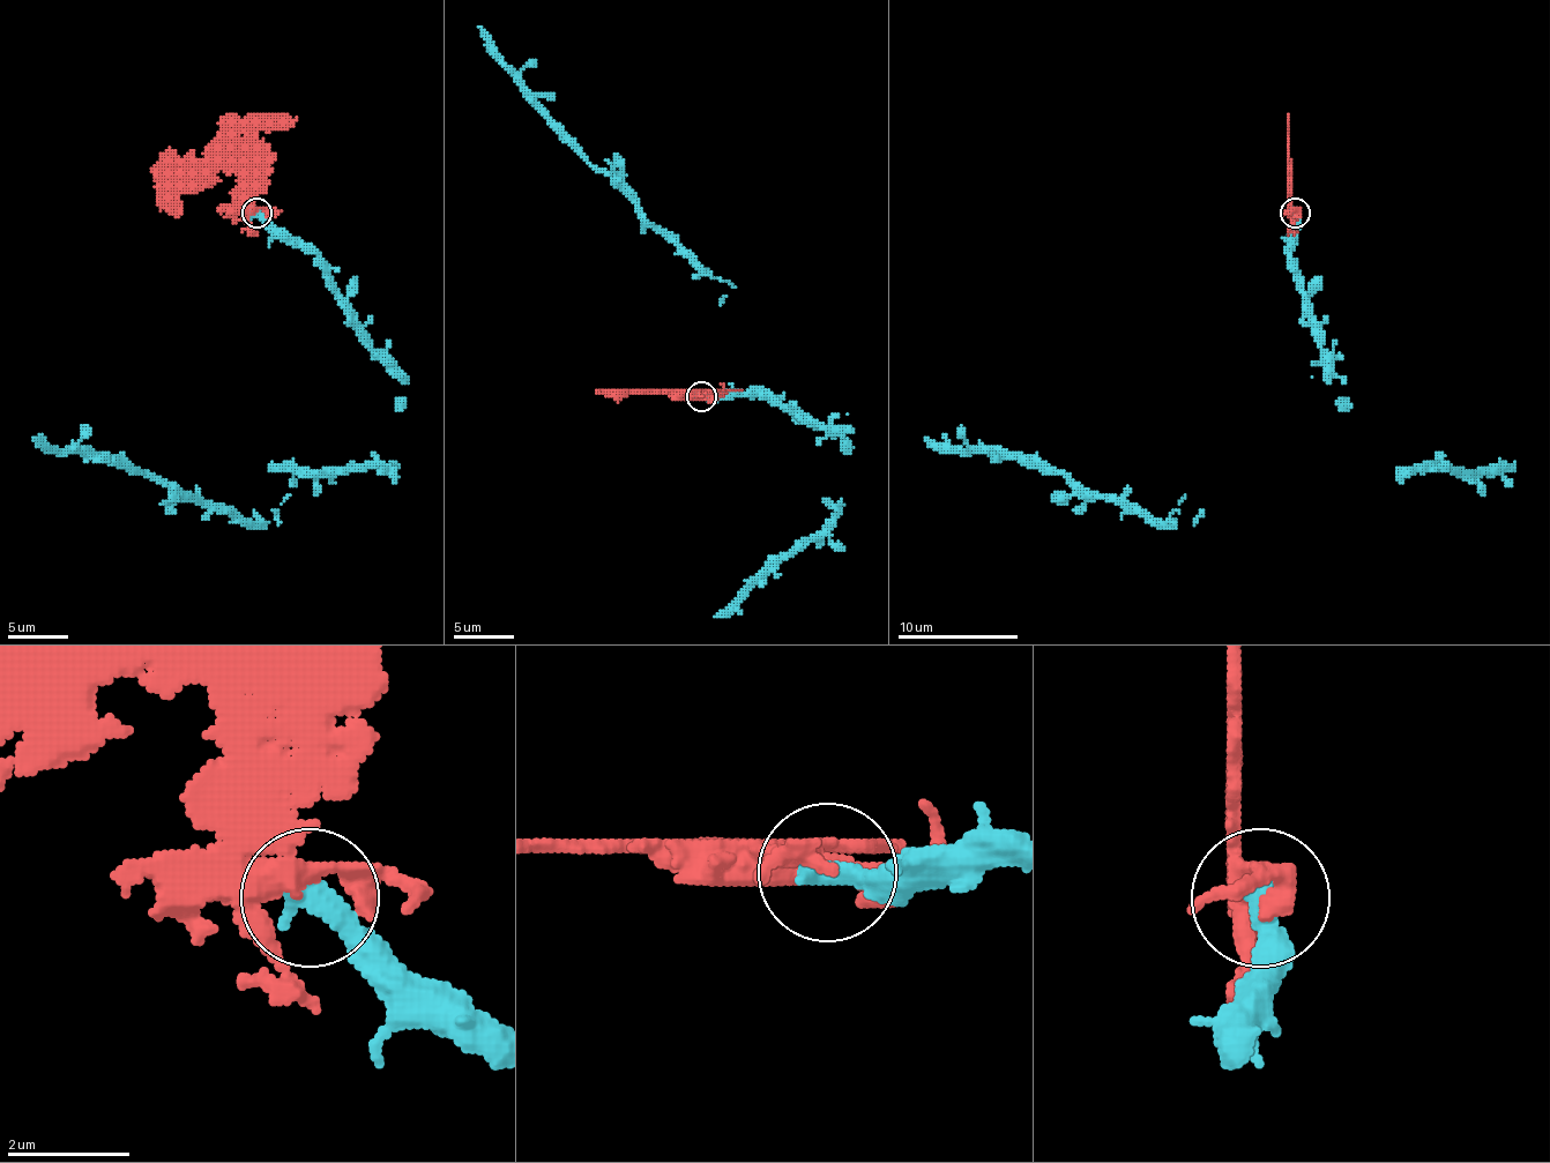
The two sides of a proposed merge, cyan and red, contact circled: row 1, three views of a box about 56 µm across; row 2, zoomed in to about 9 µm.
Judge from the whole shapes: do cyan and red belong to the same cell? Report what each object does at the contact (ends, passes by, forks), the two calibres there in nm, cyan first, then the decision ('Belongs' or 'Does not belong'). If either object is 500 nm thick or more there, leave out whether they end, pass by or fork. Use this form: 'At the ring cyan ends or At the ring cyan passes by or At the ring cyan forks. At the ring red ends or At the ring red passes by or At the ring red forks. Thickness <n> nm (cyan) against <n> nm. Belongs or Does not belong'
At the ring cyan ends. At the ring red passes by. Thickness 480 nm (cyan) against 400 nm. Does not belong

